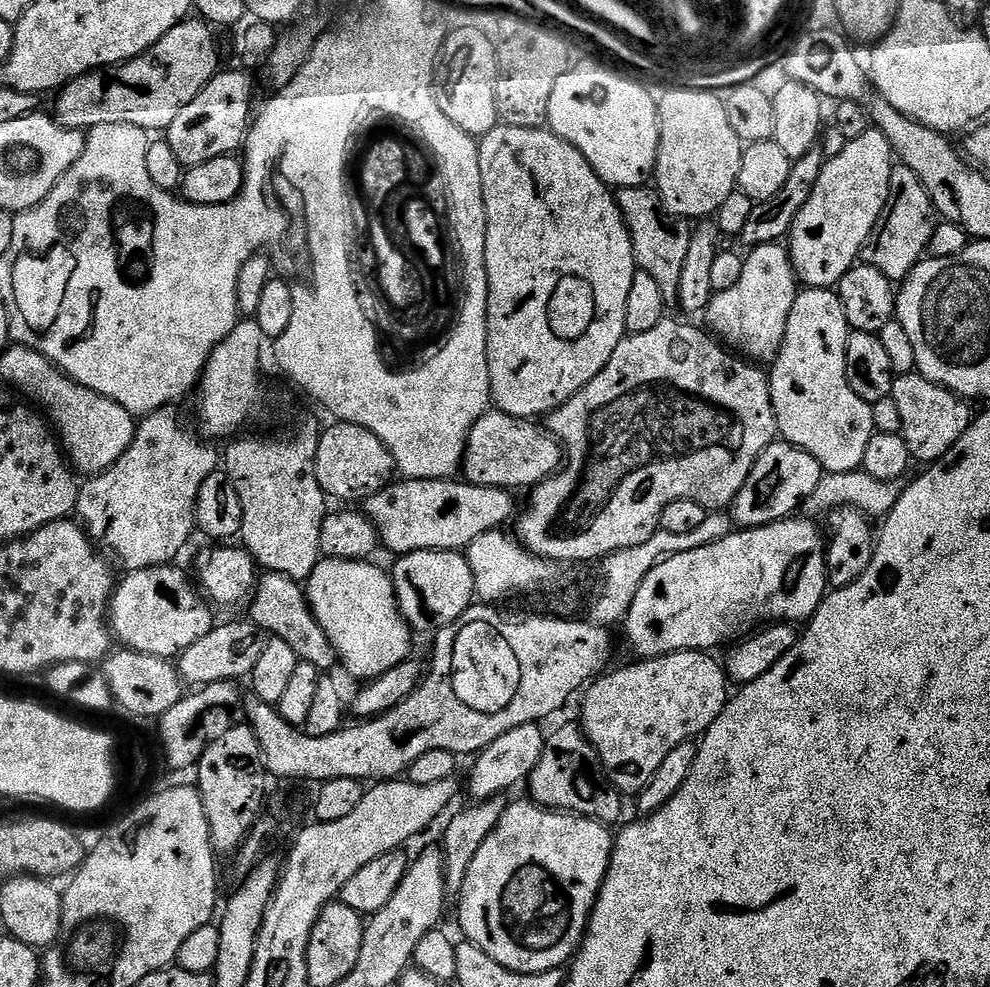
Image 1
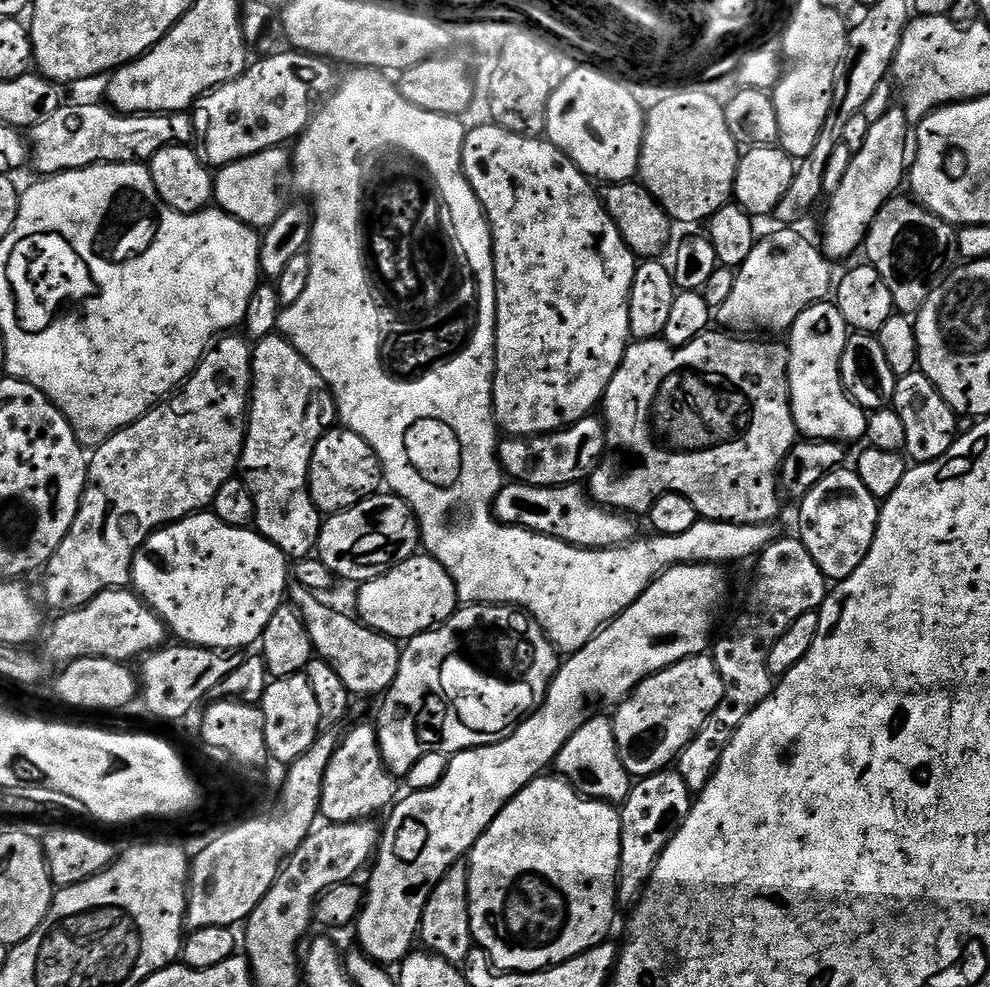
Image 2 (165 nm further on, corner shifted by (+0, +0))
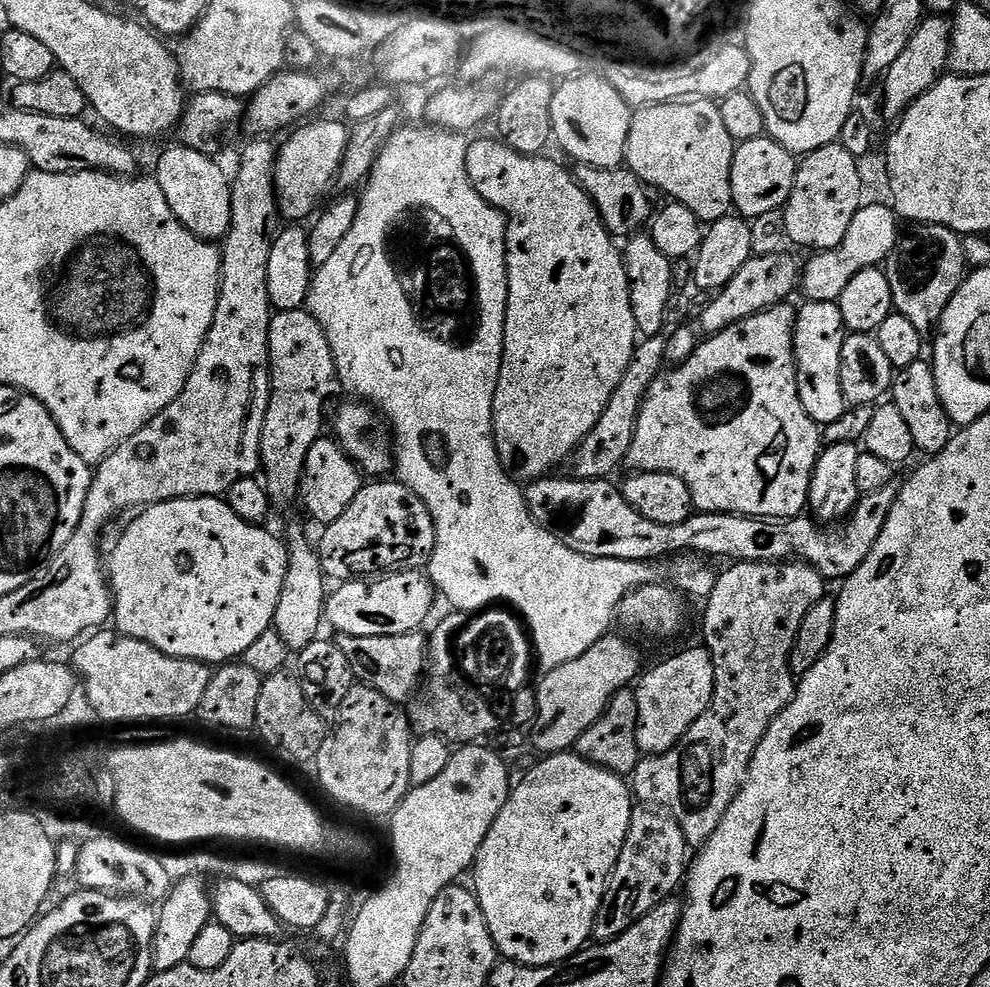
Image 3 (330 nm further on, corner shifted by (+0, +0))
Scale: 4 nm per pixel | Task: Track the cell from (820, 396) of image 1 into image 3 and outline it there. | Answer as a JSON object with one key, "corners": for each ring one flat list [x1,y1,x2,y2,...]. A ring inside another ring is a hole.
{"corners":[[808,302,796,314,796,377,798,378,798,394,802,398,802,406,806,406,806,414,818,425,838,422,846,410,840,367,842,366,842,342,846,335,844,319,840,313,840,305,836,302]]}

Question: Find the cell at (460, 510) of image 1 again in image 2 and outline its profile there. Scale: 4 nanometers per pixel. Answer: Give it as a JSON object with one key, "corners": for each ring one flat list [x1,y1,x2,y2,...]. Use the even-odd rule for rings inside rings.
{"corners":[[505,483,494,501,494,515,502,524,526,528,541,536,564,540,576,548,618,548,637,539,636,524,631,515,605,508,596,503,580,484,561,488,539,488,529,484]]}

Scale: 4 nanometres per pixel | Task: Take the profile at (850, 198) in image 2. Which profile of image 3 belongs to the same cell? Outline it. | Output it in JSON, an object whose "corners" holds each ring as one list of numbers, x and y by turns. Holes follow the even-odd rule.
{"corners":[[925,15,922,23,914,30,910,42,906,42,906,50,898,58,894,58,894,66,882,77,884,84,884,112,893,118,899,118,914,101,926,90,930,90,948,68,948,55,952,41,952,25,943,15]]}

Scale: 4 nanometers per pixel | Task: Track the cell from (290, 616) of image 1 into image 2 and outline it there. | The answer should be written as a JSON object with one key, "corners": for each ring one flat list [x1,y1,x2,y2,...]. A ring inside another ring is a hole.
{"corners":[[299,582,291,585,291,607,299,612,305,626,308,627,315,655,334,666,334,670,338,670,338,676,342,678,342,682,346,682,353,697,379,697,387,692,400,669,401,645,391,636,383,636,382,633,368,628,359,619,351,620,346,613,323,604,316,596,319,595,313,589,306,588]]}

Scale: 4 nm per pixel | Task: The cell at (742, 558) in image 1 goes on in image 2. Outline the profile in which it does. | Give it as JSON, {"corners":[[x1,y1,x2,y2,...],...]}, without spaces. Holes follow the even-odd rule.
{"corners":[[676,564,673,568,664,569,621,616,604,625,589,644,571,653,561,663,538,707,510,735,496,744,455,753,449,759,446,774,438,786,421,792,409,791,408,797,404,801,401,799,387,813,388,825,382,828,370,868,372,877,366,883,364,906,360,910,360,919,354,925,356,936,360,939,359,947,371,960,385,966,396,966,413,951,420,934,422,914,426,910,426,902,430,902,434,886,455,864,461,863,471,853,490,822,494,822,504,807,547,769,544,768,547,764,549,767,555,761,562,746,566,746,566,742,570,742,570,738,574,738,574,734,578,734,590,718,608,710,604,708,619,705,646,677,680,660,709,651,714,640,712,631,716,628,716,619,720,616,720,607,728,592,724,572,723,567,714,564]]}

